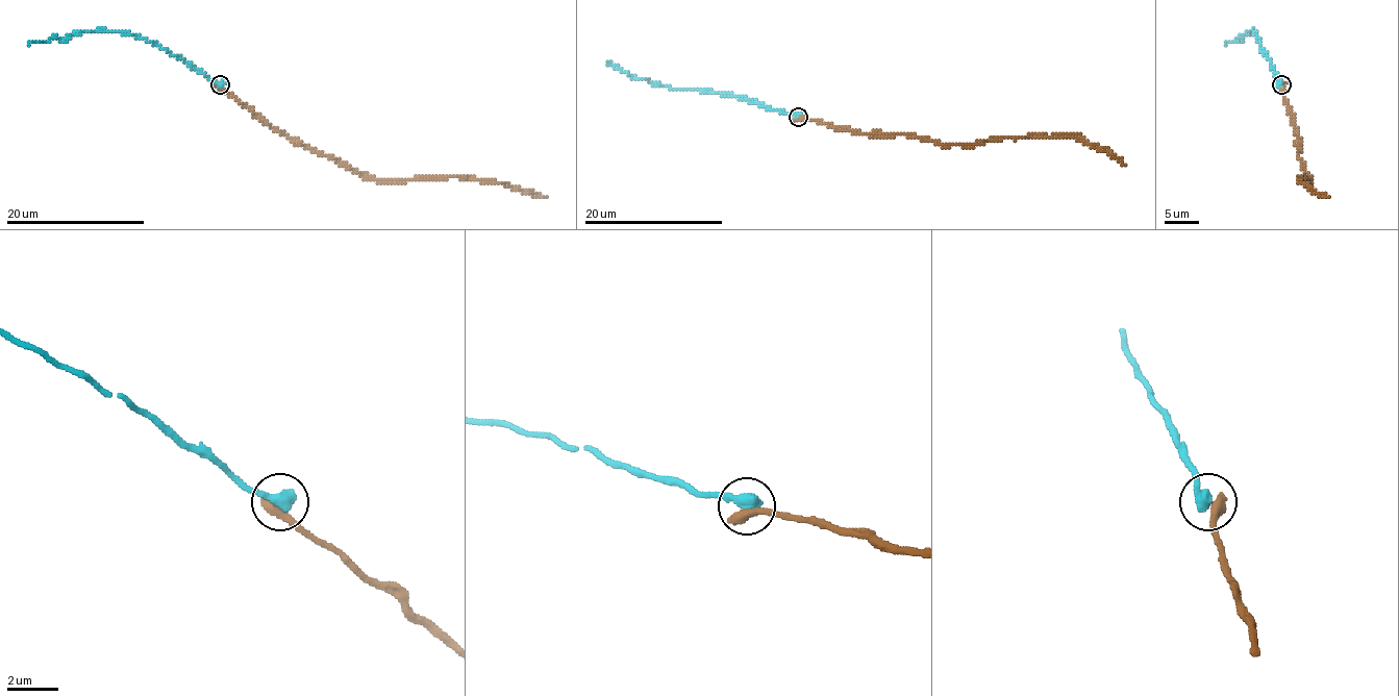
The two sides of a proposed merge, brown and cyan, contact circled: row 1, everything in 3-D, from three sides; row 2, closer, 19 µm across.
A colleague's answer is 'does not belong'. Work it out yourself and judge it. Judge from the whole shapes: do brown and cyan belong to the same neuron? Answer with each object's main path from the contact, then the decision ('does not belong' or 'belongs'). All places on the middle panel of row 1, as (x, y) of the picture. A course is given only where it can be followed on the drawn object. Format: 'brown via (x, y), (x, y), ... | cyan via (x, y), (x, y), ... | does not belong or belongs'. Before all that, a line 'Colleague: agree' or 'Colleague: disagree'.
Colleague: agree
brown via (798, 118), (817, 119), (853, 131), (914, 134), (938, 144), (1074, 137), (1110, 150), (1126, 164) | cyan via (798, 118), (730, 95), (656, 86), (606, 63) | does not belong

